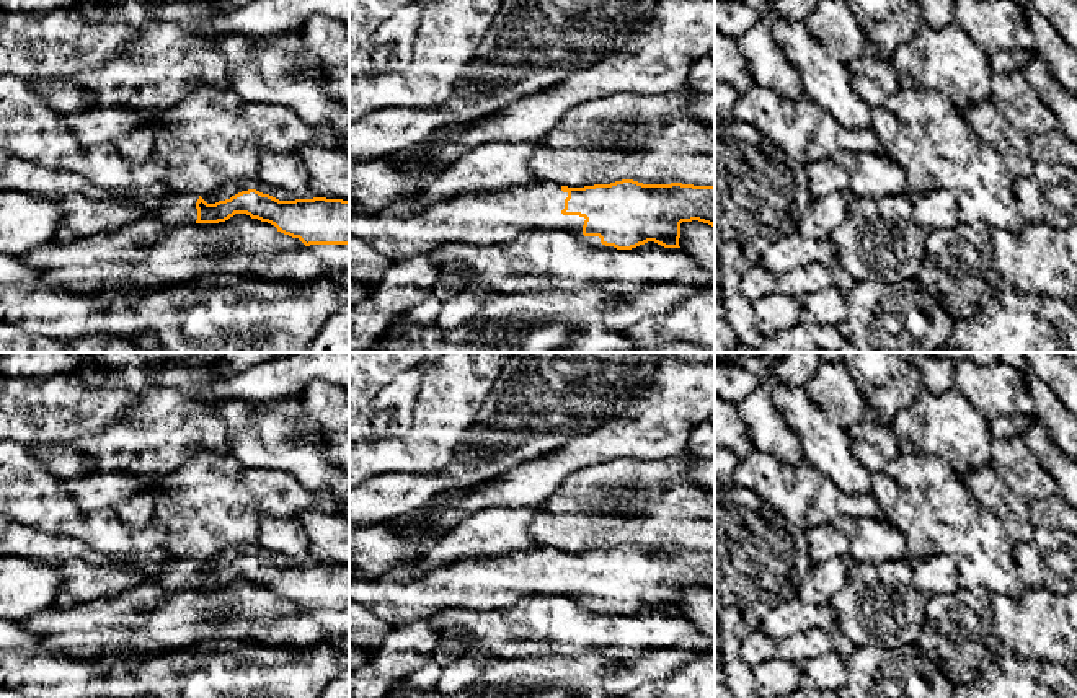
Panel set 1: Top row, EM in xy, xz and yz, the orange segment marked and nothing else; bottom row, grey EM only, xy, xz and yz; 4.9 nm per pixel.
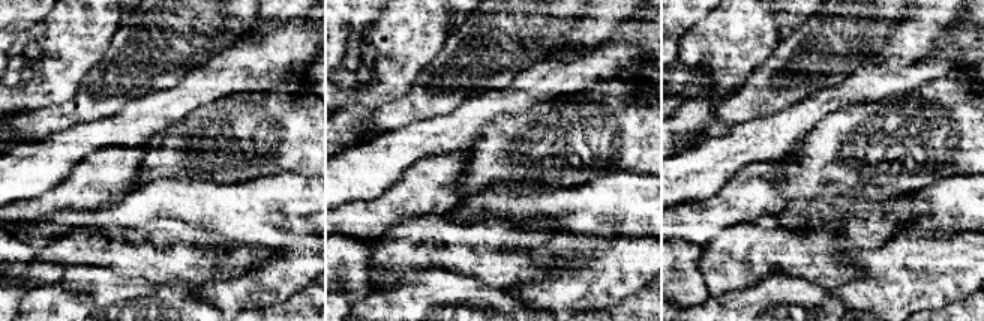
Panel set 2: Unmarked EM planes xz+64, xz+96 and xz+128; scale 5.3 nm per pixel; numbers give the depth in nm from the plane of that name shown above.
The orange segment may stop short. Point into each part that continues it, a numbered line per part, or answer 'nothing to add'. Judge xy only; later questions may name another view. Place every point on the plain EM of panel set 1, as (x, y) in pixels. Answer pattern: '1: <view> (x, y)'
1: xy (180, 573)

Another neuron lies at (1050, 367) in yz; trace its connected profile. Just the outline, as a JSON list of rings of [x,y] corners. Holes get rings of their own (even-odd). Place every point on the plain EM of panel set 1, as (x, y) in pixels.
[[[1023,352],[1026,364],[1077,417],[1077,372],[1059,352]]]

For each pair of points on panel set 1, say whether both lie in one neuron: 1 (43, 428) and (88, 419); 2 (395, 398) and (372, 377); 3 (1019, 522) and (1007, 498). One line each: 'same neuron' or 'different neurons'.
1: same neuron
2: different neurons
3: same neuron

